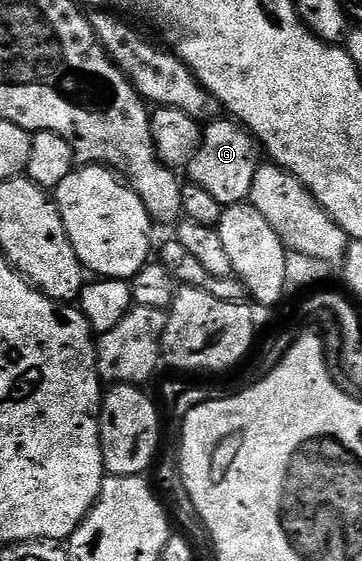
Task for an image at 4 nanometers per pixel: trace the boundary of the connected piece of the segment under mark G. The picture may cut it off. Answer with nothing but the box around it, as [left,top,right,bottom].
[187,121,259,207]

